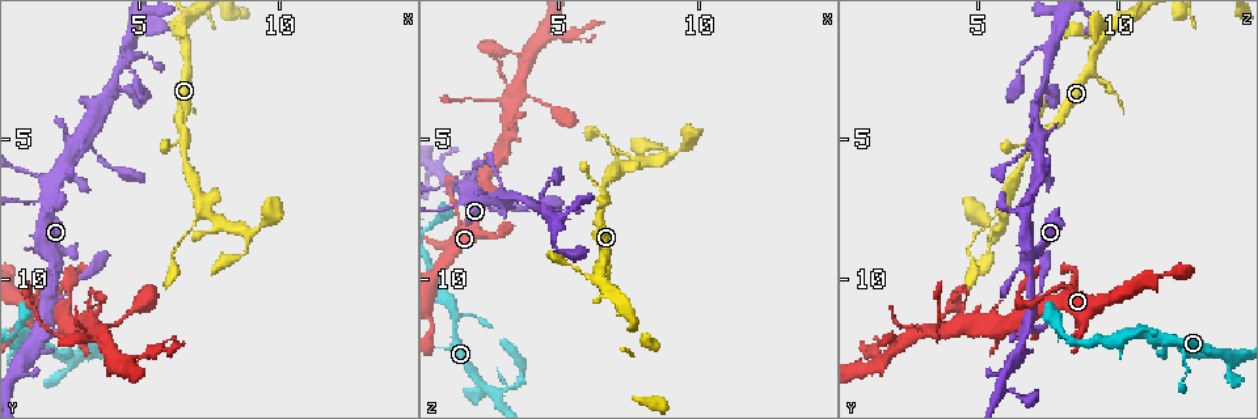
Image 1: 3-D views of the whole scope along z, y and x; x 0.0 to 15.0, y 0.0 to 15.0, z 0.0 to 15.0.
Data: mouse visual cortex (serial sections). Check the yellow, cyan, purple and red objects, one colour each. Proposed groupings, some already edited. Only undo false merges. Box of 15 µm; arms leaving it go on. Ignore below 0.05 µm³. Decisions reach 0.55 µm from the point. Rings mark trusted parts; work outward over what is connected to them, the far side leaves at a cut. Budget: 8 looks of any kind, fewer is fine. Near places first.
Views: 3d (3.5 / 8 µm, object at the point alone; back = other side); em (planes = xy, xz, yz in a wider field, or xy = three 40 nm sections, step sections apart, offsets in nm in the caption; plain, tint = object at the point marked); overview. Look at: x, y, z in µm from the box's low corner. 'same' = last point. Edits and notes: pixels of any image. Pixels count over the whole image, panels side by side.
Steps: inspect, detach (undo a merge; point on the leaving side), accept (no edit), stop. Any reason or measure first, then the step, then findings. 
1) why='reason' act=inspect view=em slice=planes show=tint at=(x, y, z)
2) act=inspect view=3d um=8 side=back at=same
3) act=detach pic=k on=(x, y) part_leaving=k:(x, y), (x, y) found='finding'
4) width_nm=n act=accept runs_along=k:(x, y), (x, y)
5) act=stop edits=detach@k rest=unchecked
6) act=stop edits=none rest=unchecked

why='four or more arms meet' act=inspect view=3d um=3.5 at=(1.8, 6.8, 7.1)

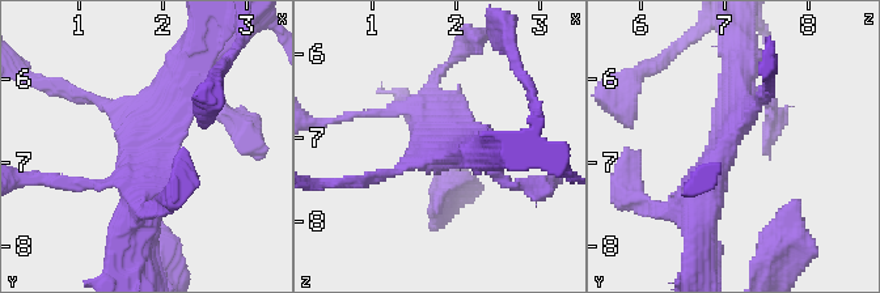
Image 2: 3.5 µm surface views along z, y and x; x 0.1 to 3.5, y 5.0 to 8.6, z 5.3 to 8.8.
arms=4 arm_widths_nm=150,150,400,450 act=inspect view=em slice=xy step=5 show=tint at=(1.85, 6.85, 7.00)

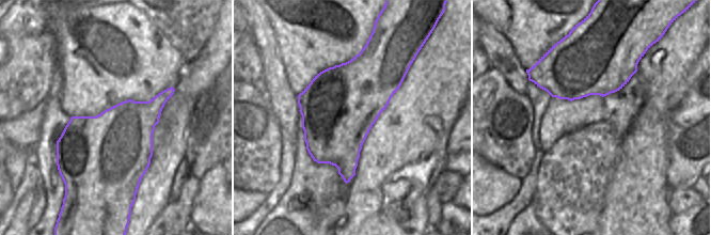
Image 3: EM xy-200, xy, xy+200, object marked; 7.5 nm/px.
act=accept runs_along=2:(126, 225), (142, 161), (190, 77) found='continuous, no second cell'

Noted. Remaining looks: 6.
why='two arms in line, one across' act=inspect view=3d um=3.5 side=back at=(3.9, 3.1, 7.4)

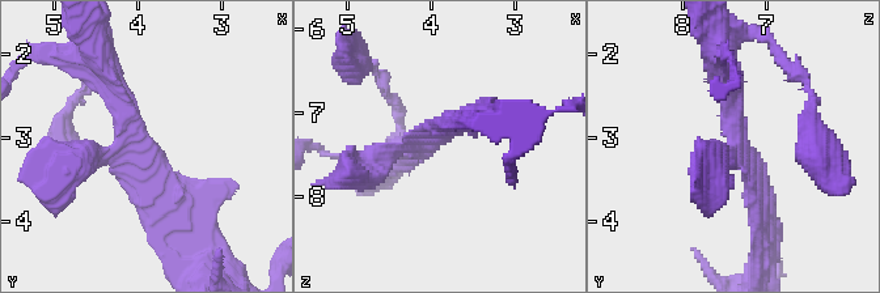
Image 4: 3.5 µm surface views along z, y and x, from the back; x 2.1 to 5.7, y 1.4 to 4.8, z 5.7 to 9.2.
arms=3 arm_widths_nm=300,300,350 why='need the tissue' act=inspect view=em slice=xy step=3 show=tint at=(4.00, 3.10, 7.30)

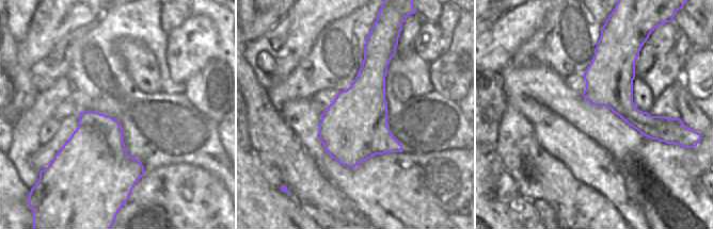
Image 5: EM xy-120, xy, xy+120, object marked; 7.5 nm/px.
act=accept found='continuous, no second cell'

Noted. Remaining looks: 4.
act=inspect view=3d um=3.5 at=(2.6, 12.3, 3.6)

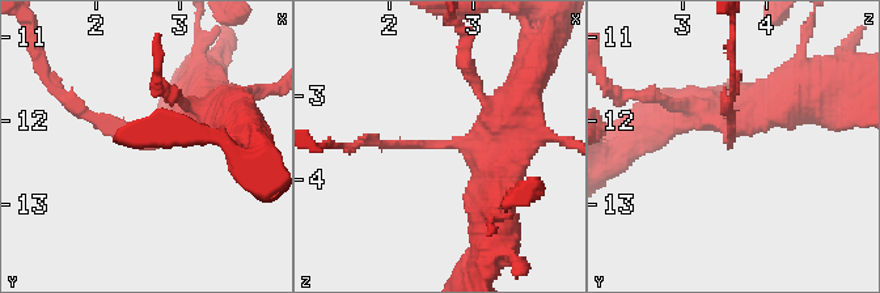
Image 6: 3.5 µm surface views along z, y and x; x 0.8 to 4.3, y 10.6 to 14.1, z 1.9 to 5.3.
why='now the EM' act=inspect view=em slice=xy step=2 show=tint at=(2.60, 12.20, 3.60)

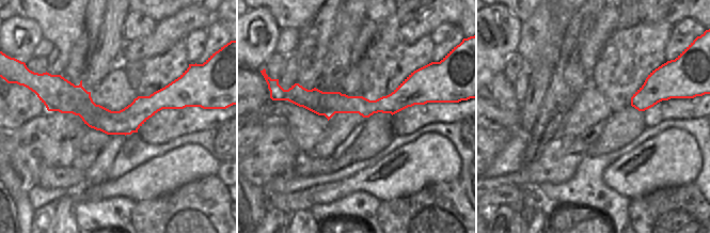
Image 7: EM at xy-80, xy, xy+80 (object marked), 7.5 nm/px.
act=accept runs_along=6:(498, 174), (465, 144), (360, 141) found='one cell here'

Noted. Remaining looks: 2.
act=stop edits=none rest=unchecked

